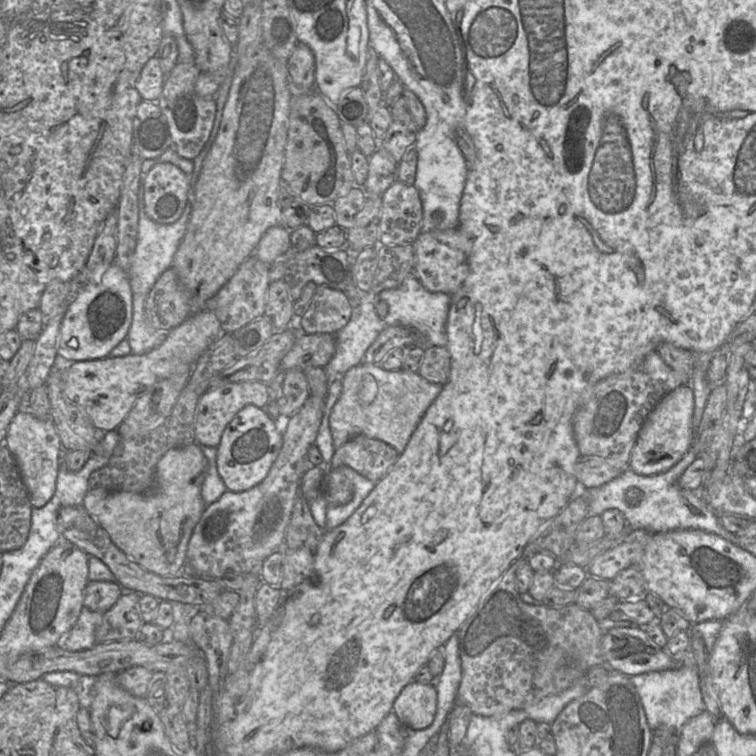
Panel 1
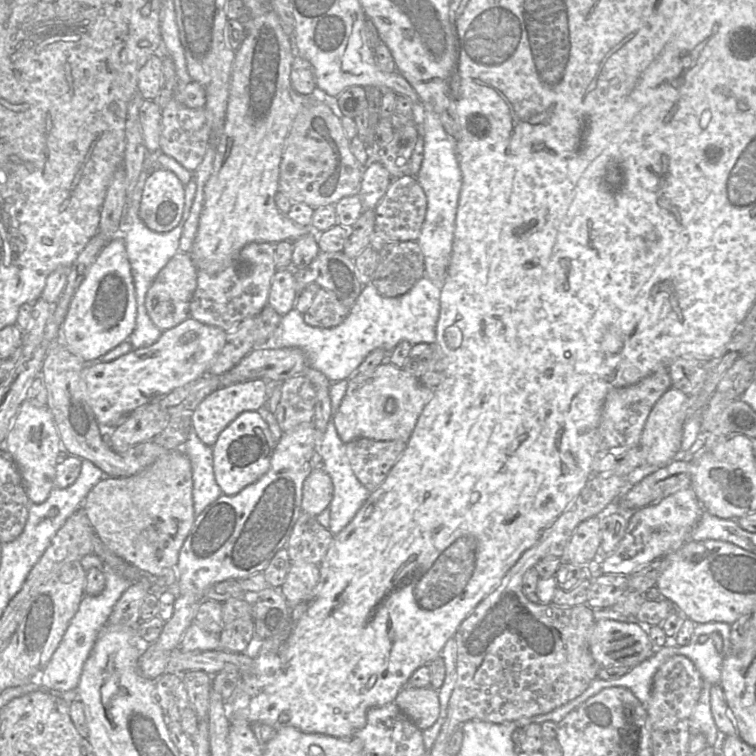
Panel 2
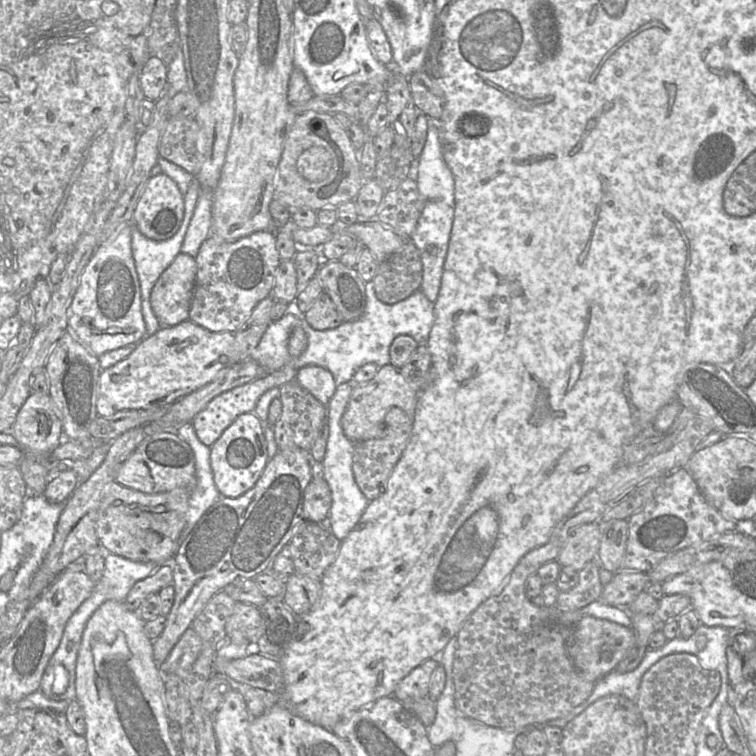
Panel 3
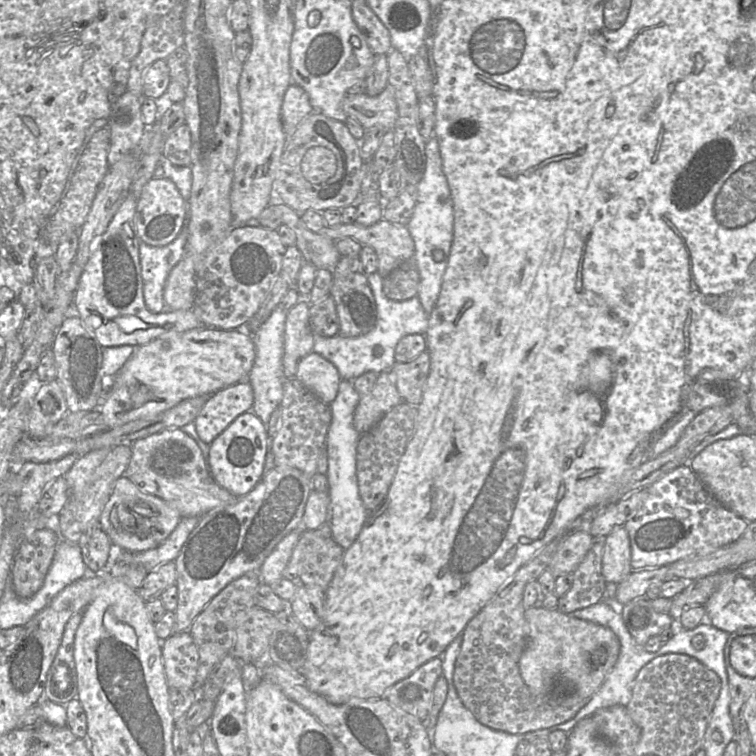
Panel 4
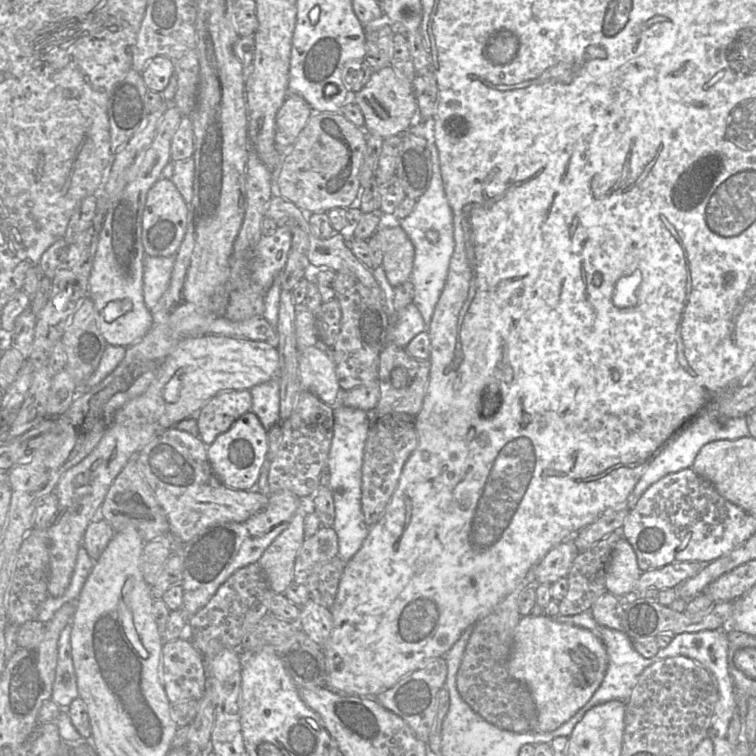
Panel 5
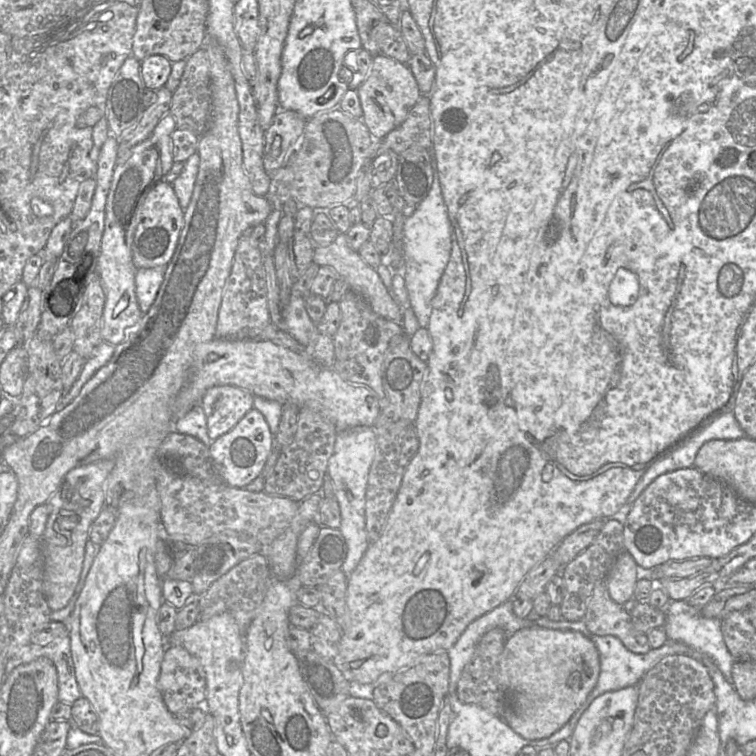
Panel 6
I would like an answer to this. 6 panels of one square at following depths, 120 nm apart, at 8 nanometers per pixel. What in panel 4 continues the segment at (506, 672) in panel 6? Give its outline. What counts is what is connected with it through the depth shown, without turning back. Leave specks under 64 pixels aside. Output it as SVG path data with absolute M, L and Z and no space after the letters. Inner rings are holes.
M535 605L526 608L525 618L529 626L529 636L518 665L520 675L530 692L534 695L548 695L553 692L556 682L562 680L568 683L565 685L566 688L573 690L583 699L590 699L617 662L620 653L617 635L608 627L576 618L561 612L558 608L546 609Z

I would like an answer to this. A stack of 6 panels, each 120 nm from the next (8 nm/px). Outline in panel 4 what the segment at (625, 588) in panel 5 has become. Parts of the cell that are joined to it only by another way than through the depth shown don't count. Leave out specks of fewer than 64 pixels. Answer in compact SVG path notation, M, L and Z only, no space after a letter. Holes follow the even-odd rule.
M621 526L612 530L602 540L602 574L606 582L619 584L631 572L631 547L626 529Z

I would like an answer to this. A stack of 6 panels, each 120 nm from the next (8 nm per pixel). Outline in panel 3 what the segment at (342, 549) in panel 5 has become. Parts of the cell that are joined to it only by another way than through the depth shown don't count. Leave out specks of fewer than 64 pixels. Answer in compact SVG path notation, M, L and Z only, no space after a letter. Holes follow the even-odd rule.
M345 382L337 385L333 397L327 404L329 436L326 452L322 460L324 479L328 483L332 495L332 504L329 511L331 521L330 531L340 541L343 541L355 527L369 503L369 500L367 500L356 483L352 470L354 442L344 435L341 426L341 418L349 402L352 389L353 382Z

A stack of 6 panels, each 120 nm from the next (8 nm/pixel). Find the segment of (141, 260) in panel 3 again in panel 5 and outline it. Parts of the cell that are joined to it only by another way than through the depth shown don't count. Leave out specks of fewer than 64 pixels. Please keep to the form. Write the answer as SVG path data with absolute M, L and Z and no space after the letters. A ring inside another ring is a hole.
M174 257L143 258L143 300L148 309L153 309L167 290L174 267Z

